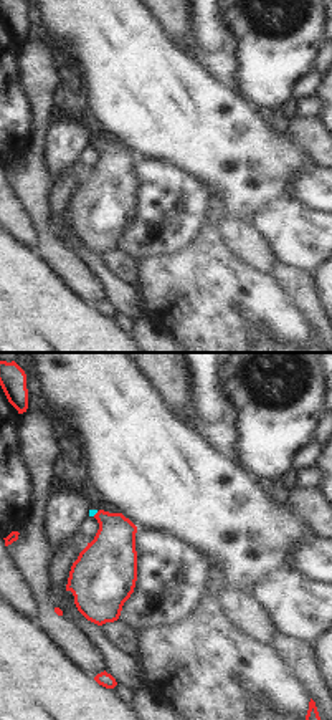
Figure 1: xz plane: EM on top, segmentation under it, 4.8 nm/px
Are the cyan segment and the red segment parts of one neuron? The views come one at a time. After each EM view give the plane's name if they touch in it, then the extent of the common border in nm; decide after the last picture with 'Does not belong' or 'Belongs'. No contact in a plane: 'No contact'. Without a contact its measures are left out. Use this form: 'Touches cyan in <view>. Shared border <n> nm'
Touches cyan in xz. Shared border 40 nm

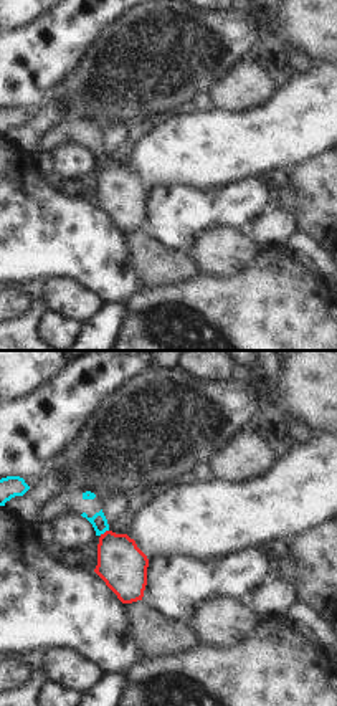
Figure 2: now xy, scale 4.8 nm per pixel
Touches cyan in xy. Shared border 50 nm

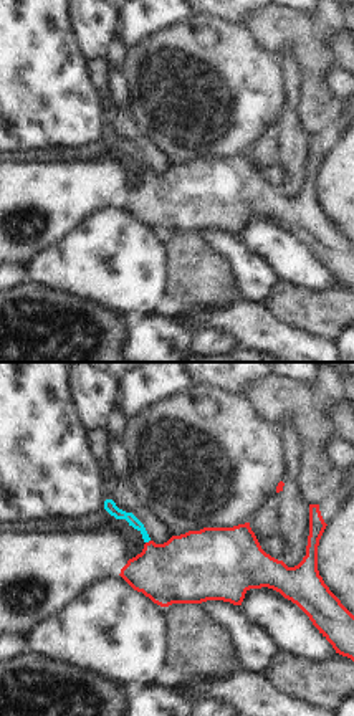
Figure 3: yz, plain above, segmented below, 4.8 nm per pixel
Touches cyan in yz. Shared border 30 nm

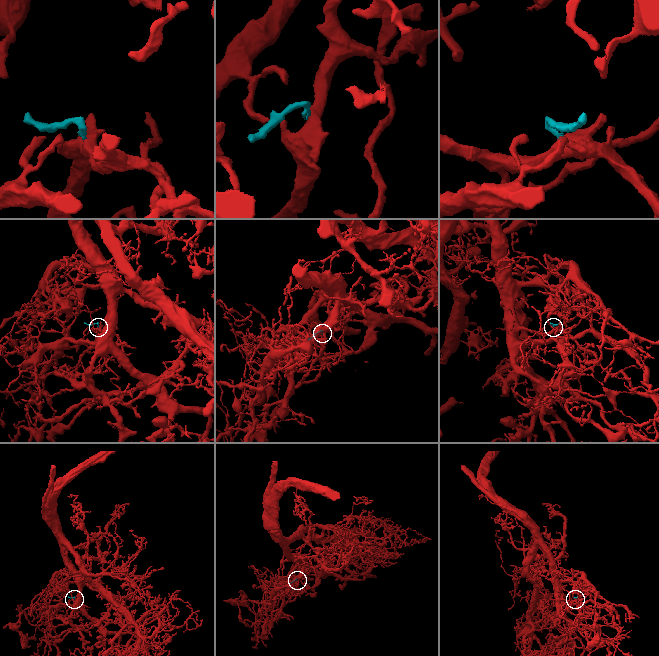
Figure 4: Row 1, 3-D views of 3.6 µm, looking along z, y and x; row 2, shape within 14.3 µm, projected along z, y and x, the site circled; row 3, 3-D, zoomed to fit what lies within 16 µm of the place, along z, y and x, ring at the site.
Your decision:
Belongs

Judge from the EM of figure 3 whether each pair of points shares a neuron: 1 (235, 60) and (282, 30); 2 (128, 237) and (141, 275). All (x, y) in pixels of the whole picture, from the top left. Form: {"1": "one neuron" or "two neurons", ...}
{"1": "two neurons", "2": "one neuron"}

